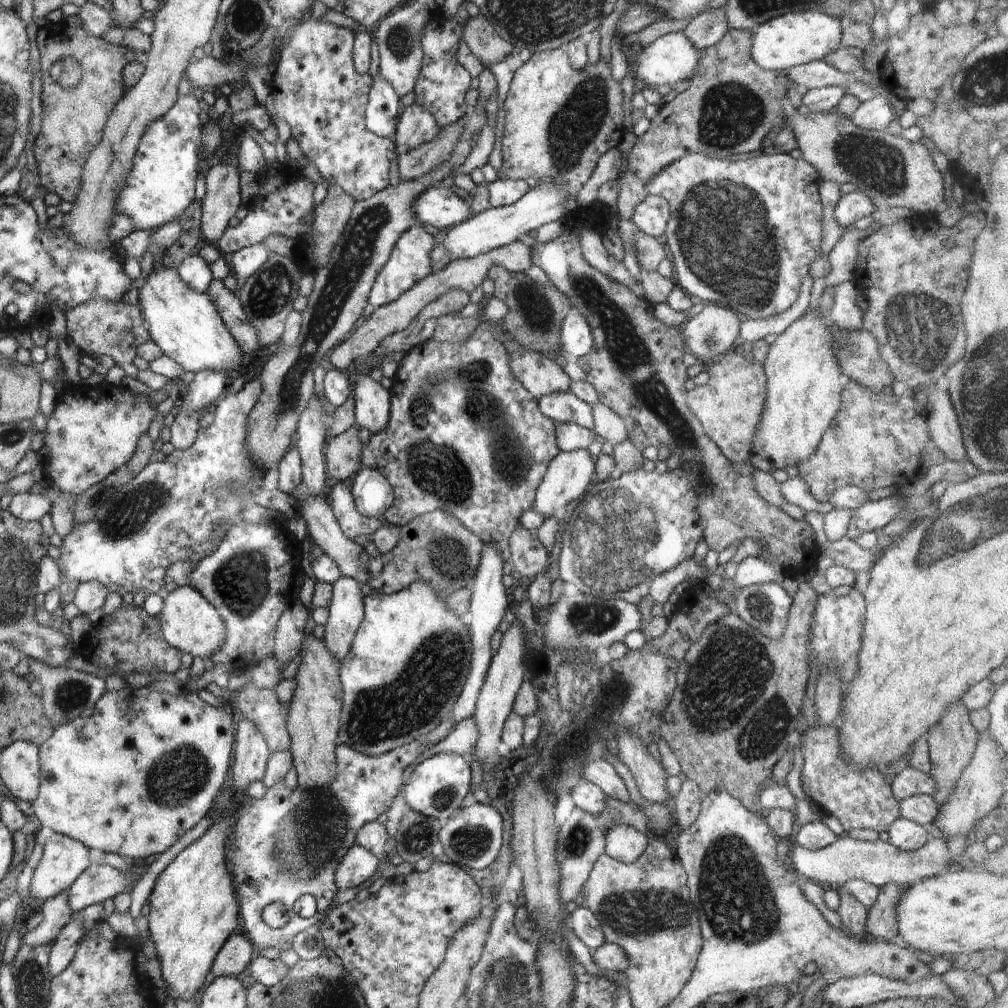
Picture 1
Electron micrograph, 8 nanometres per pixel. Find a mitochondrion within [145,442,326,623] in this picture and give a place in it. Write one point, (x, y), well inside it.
(242, 583)

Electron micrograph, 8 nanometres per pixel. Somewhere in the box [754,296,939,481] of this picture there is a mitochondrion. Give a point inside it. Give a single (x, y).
(849, 350)

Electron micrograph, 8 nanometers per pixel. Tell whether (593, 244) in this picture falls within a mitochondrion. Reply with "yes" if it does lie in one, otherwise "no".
no

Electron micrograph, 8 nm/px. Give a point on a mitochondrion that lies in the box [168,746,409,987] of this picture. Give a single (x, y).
(322, 828)

